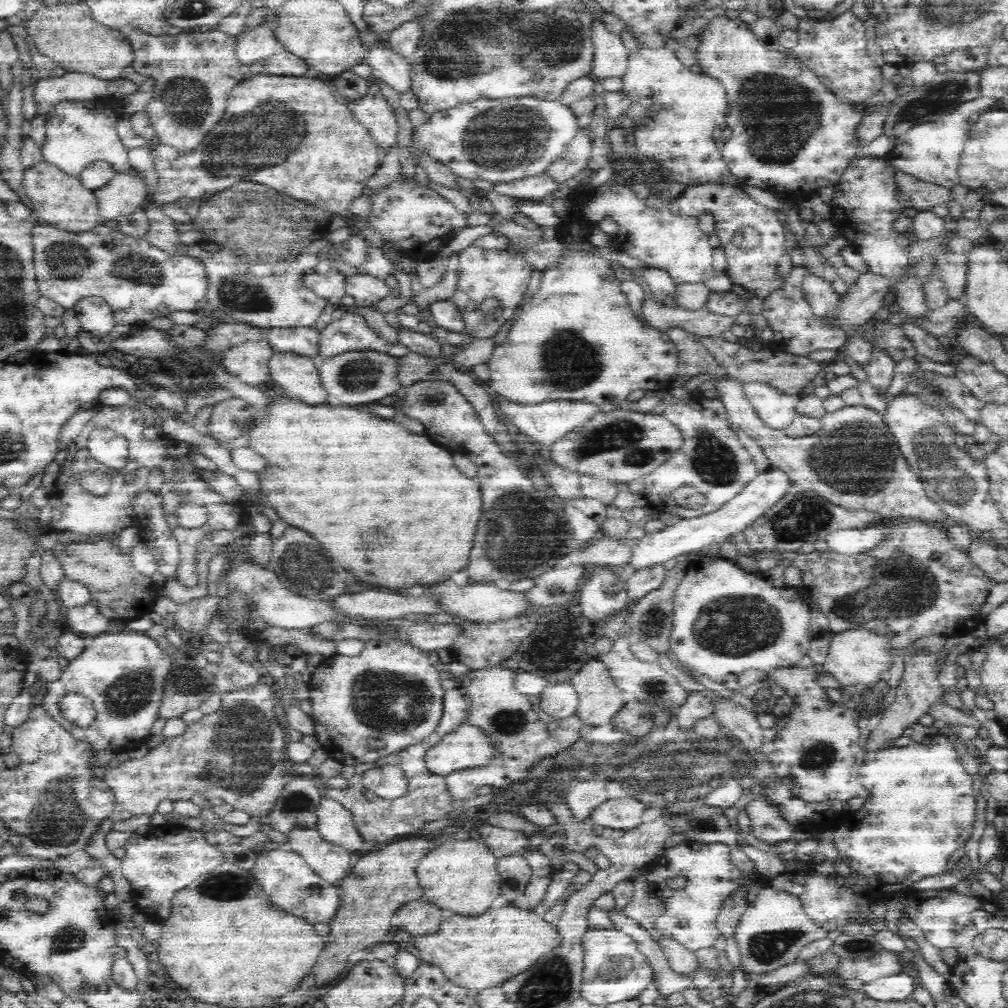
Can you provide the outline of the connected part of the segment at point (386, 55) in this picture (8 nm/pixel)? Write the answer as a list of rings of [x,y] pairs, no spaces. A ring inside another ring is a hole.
[[[376,44],[372,52],[368,54],[368,64],[372,68],[372,80],[388,84],[392,90],[398,92],[398,96],[412,90],[412,72],[410,62],[402,56],[396,56],[392,50],[386,50],[382,44]]]

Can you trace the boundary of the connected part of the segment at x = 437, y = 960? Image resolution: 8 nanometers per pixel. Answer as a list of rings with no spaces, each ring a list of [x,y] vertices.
[[[496,904],[504,908],[490,908],[480,916],[450,916],[446,918],[438,932],[412,936],[418,958],[422,964],[438,966],[446,980],[474,988],[482,992],[496,984],[506,982],[508,978],[528,970],[544,952],[554,948],[560,942],[556,928],[534,910],[518,910],[512,904]]]

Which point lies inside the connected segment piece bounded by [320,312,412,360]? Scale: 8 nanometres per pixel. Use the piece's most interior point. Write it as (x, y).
(350, 333)

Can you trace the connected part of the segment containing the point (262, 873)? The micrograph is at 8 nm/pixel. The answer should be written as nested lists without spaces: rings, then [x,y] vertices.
[[[280,848],[264,850],[264,852],[256,850],[256,862],[250,868],[250,872],[256,876],[256,880],[264,888],[266,896],[274,902],[274,906],[278,906],[280,910],[292,912],[296,916],[302,916],[310,924],[316,924],[316,922],[330,924],[336,910],[340,908],[340,886],[334,886],[324,878],[320,878],[296,852],[288,852]]]

